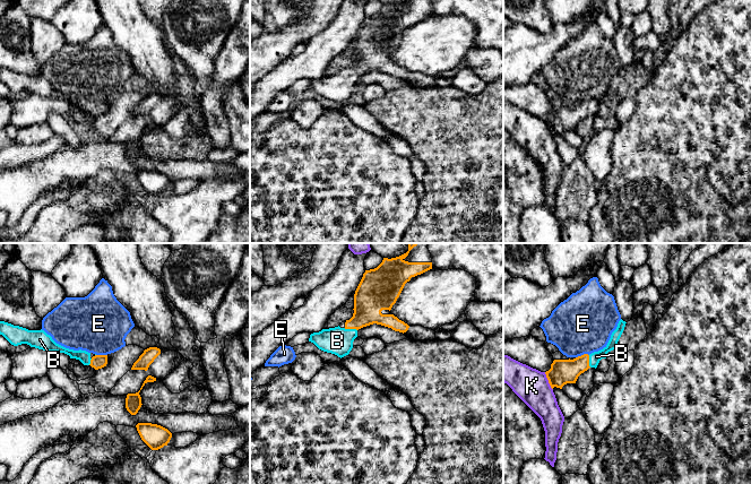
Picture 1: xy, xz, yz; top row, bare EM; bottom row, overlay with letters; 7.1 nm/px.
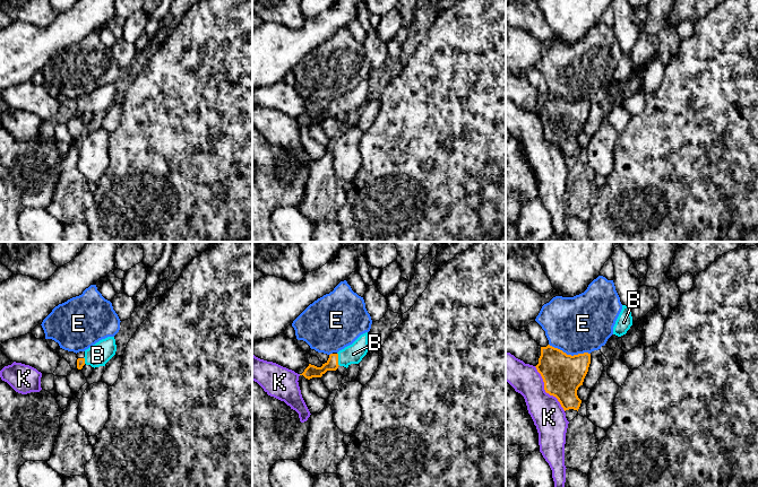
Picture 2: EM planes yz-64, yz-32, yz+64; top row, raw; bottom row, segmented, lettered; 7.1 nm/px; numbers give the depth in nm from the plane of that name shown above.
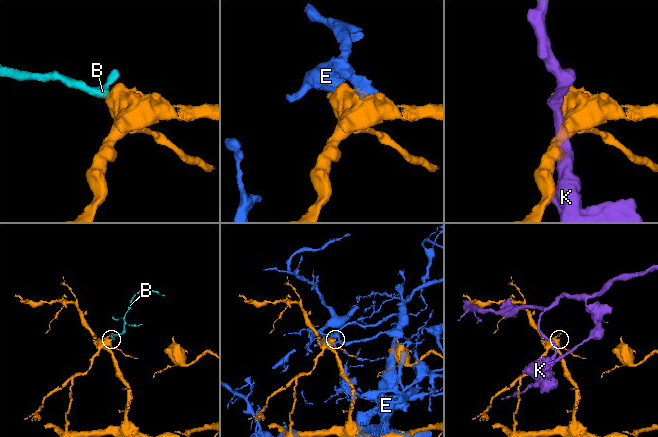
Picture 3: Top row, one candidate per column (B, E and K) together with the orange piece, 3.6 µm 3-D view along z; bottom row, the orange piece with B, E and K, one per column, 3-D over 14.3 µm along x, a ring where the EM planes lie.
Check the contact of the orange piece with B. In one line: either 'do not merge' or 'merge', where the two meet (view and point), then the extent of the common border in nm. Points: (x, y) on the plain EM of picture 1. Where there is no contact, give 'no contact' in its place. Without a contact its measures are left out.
merge; meets orange in xz at (351, 75); contact 100 nm long

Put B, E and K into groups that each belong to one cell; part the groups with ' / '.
B / E / K

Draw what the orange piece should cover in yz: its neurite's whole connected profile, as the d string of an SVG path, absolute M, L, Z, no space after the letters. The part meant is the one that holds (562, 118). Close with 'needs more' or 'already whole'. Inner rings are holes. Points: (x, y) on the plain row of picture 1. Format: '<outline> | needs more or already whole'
M619 68L616 76L612 79L607 92L592 101L584 101L573 106L554 106L551 115L545 119L551 135L562 136L567 130L576 130L578 123L589 114L597 114L602 105L606 105L608 98L616 95L618 88L624 77L625 68Z | needs more

